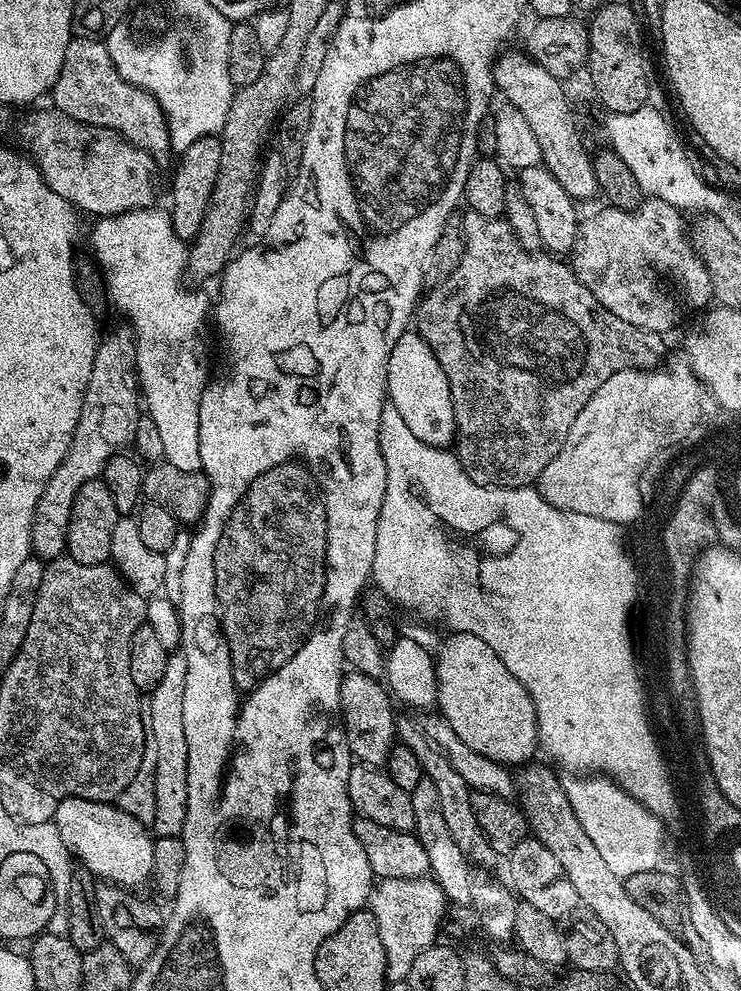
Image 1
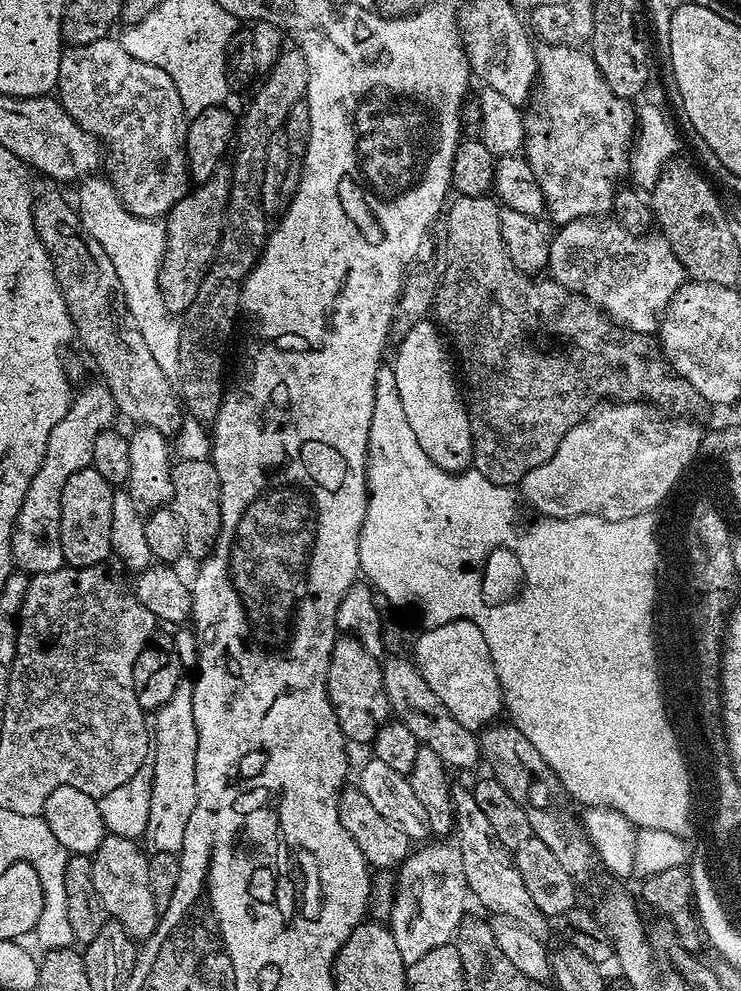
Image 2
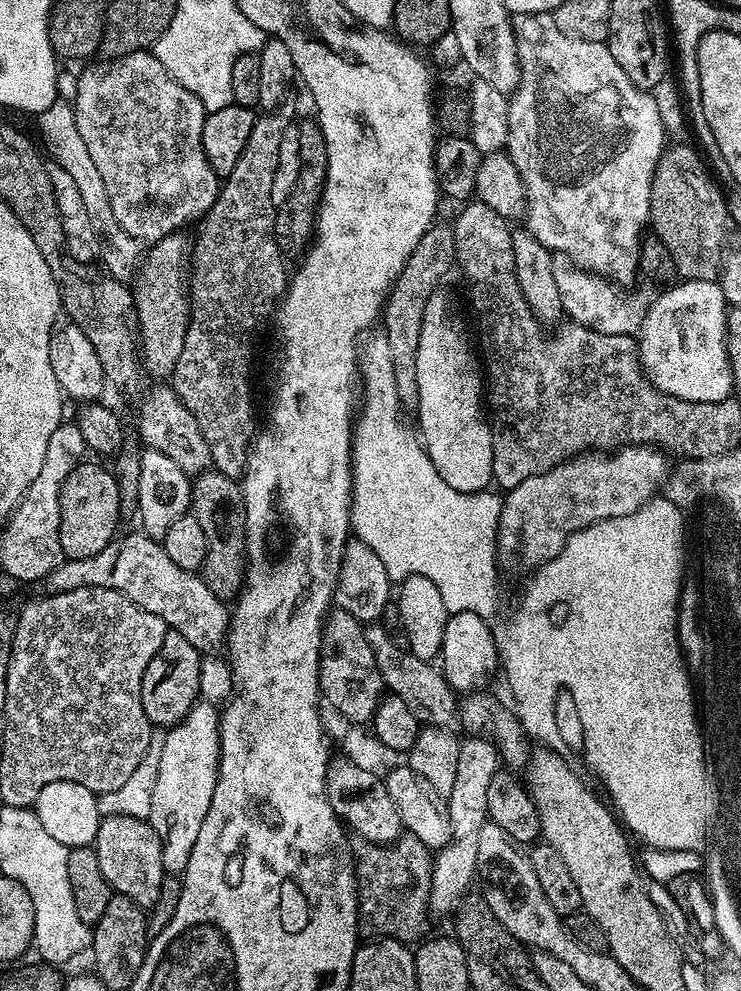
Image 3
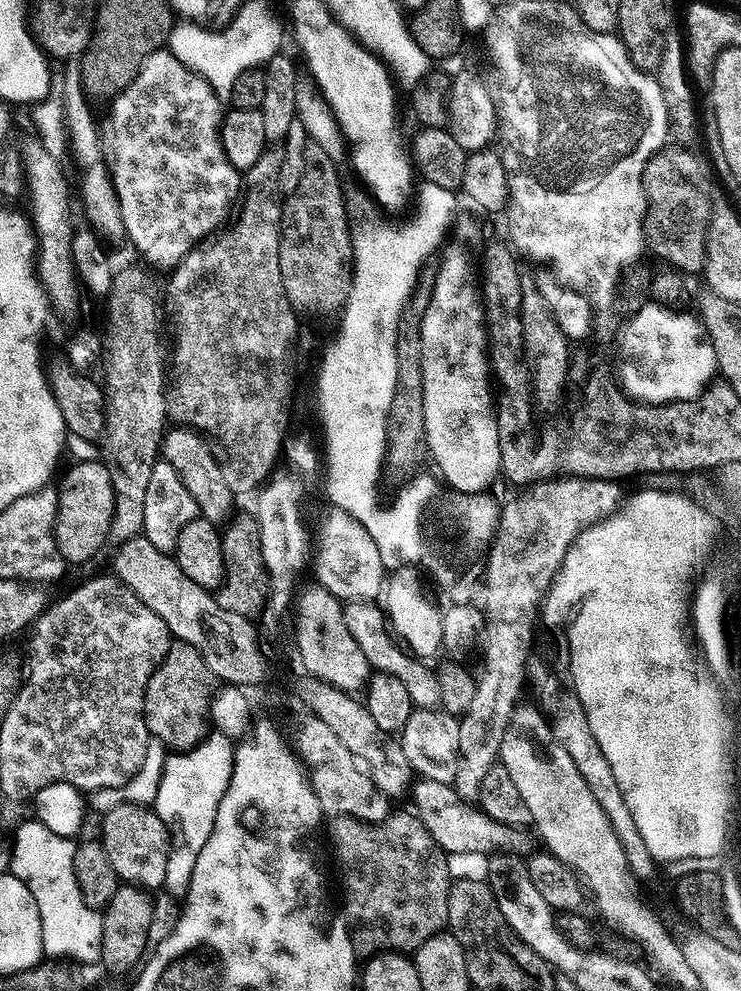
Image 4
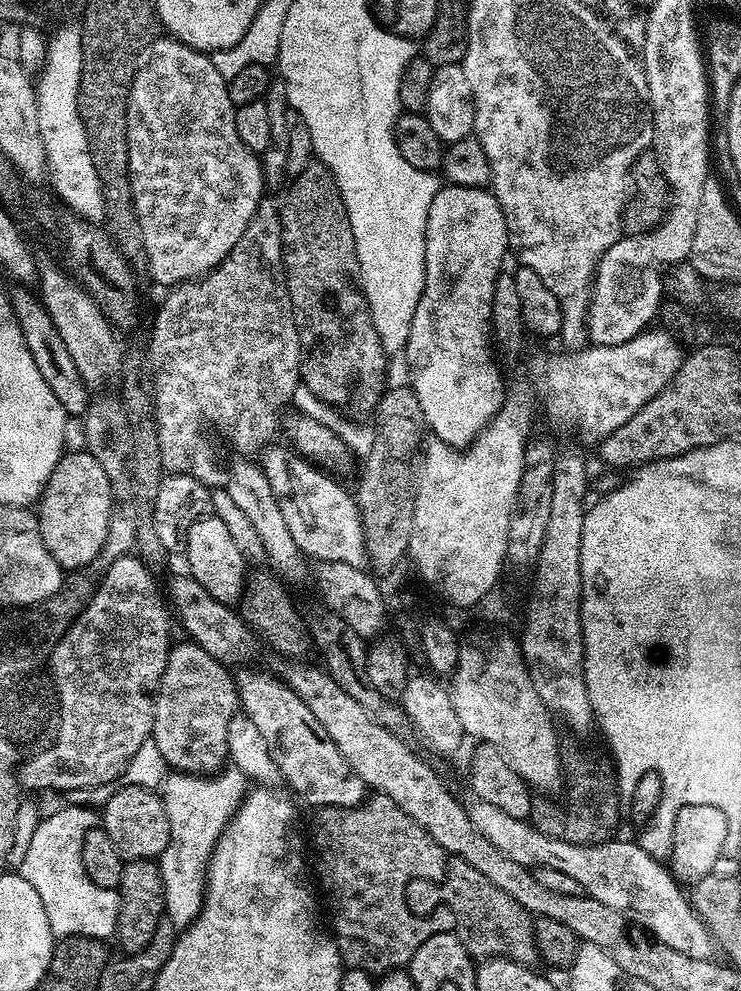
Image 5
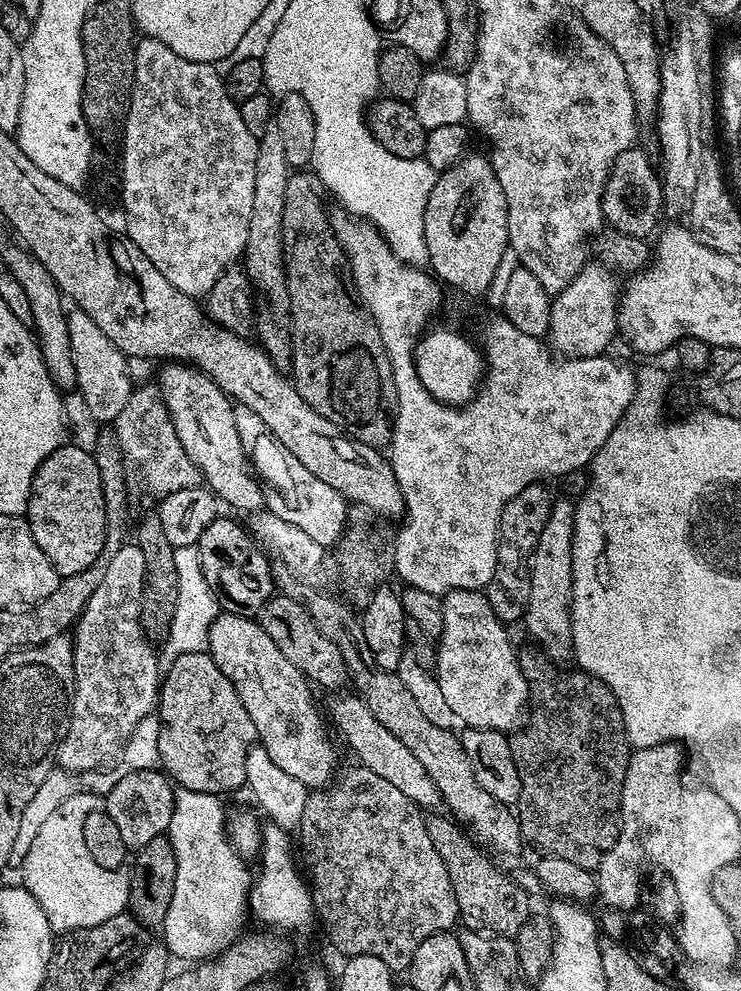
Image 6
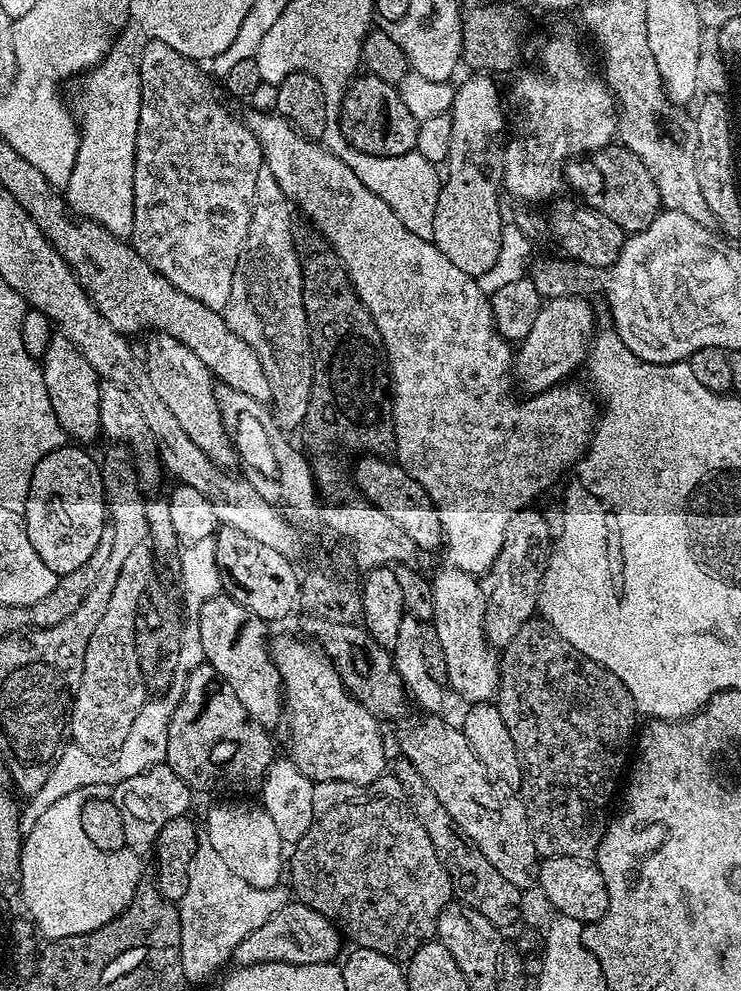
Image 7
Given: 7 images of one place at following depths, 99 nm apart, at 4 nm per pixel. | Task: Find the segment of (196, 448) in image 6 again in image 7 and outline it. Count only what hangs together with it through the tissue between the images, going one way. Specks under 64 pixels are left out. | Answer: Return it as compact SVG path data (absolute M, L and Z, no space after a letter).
M161 330L155 334L157 336L152 336L148 340L148 353L143 353L142 356L142 363L148 369L150 386L154 386L154 394L158 394L158 398L162 398L162 402L166 402L166 406L170 406L170 414L174 414L174 418L178 418L178 426L182 426L182 430L186 430L186 434L190 434L190 442L194 442L199 448L204 449L213 460L224 462L228 454L230 456L230 441L225 433L224 425L220 421L212 373L177 336L171 336Z

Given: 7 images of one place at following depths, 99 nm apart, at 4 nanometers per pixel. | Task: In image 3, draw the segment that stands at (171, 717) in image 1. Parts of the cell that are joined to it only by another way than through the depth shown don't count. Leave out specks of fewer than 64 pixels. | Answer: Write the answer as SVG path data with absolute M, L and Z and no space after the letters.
M198 702L179 724L163 733L162 758L158 762L158 782L154 782L154 798L150 798L150 814L147 821L157 830L165 830L162 836L162 862L168 874L183 873L190 862L190 850L198 830L202 830L202 818L210 810L210 798L214 798L216 771L220 765L220 720L215 703Z

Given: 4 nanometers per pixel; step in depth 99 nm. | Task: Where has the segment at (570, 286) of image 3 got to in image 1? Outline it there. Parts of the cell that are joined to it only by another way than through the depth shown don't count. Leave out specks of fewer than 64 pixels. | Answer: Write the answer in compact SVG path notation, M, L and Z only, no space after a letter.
M645 198L633 212L604 206L601 212L594 213L589 220L579 221L576 247L570 253L572 273L584 283L590 294L594 294L594 298L598 298L598 302L602 302L602 306L606 306L606 310L610 310L610 314L618 314L622 322L630 322L630 326L638 326L642 330L668 334L676 316L672 313L663 290L656 285L656 280L652 277L652 268L672 276L673 282L684 288L685 298L694 307L700 308L708 303L711 305L714 300L710 270L706 270L702 258L696 253L696 245L690 235L689 225L688 228L684 225L684 218L685 213L679 208L651 198Z

